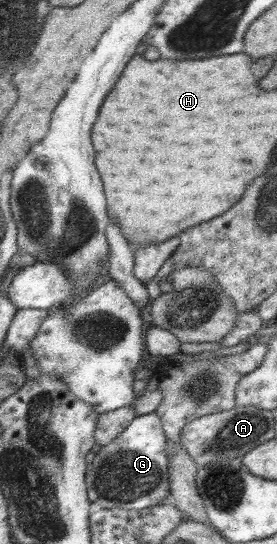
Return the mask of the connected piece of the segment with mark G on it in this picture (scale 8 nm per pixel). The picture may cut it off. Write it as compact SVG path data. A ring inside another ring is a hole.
M154 413L136 416L109 444L94 449L95 457L86 467L84 482L90 503L97 503L103 509L133 509L163 504L170 497L167 439L162 431L161 421Z

